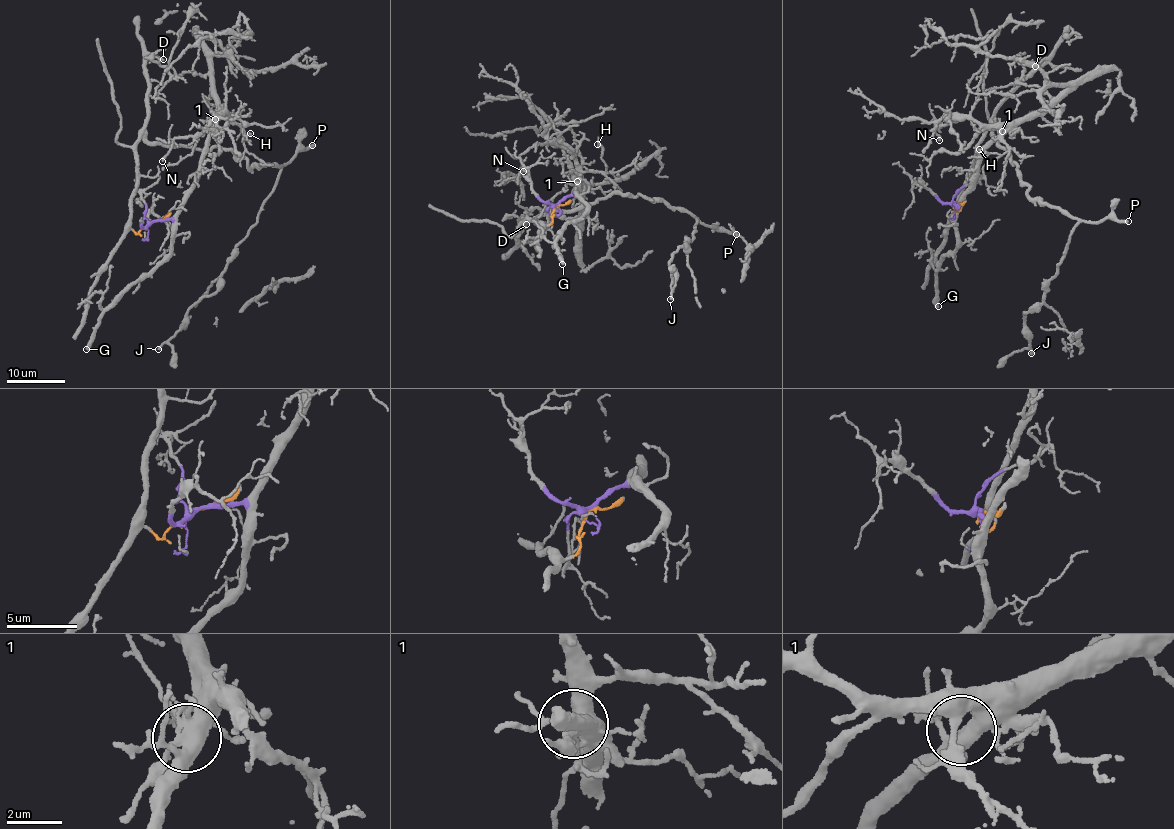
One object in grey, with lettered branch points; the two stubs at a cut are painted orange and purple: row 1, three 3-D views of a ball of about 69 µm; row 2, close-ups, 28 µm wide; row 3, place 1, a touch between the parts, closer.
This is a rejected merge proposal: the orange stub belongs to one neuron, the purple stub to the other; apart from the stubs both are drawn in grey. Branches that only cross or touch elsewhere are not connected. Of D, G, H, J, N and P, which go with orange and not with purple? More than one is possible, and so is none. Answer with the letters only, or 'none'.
D, J, P

